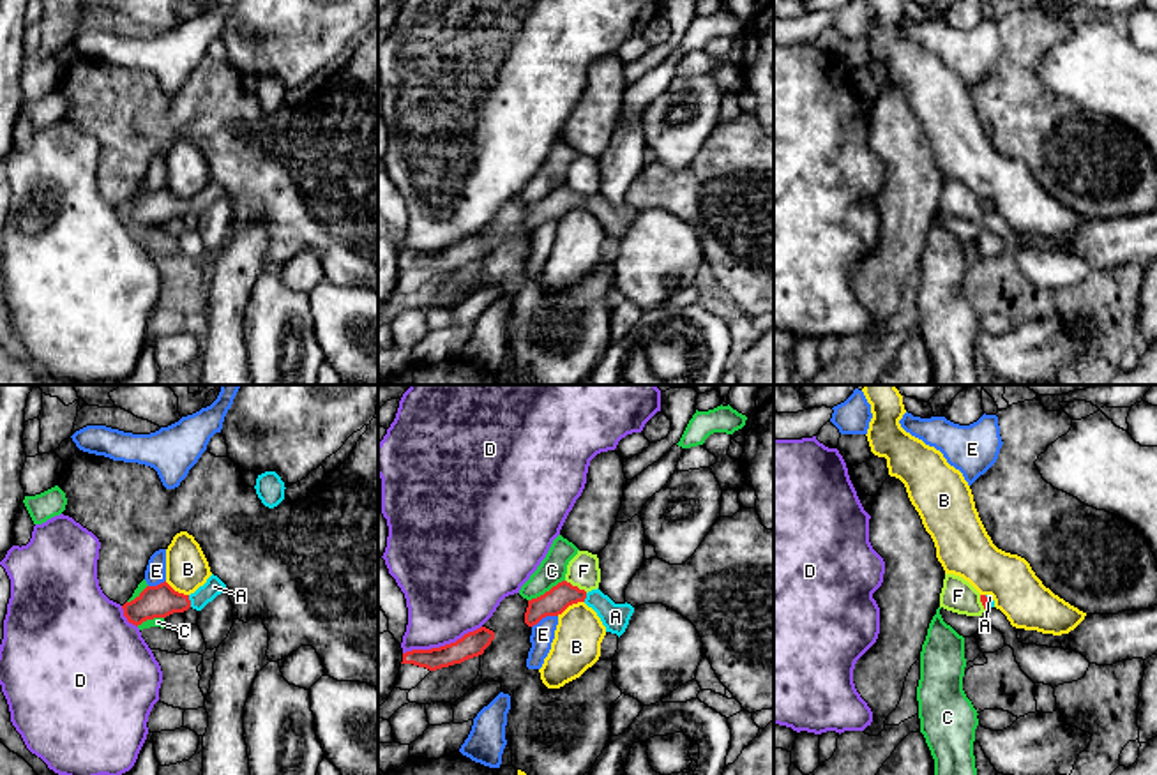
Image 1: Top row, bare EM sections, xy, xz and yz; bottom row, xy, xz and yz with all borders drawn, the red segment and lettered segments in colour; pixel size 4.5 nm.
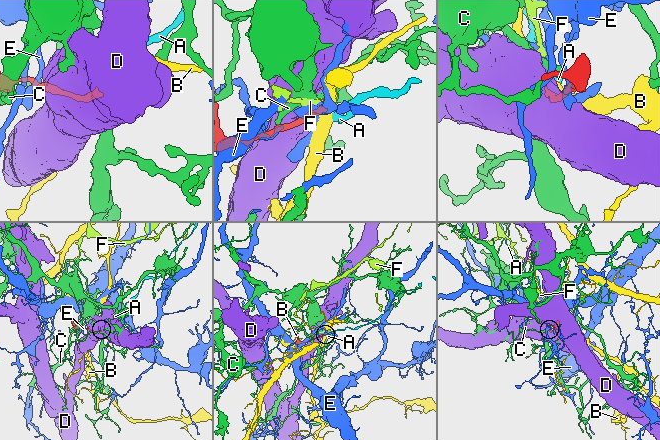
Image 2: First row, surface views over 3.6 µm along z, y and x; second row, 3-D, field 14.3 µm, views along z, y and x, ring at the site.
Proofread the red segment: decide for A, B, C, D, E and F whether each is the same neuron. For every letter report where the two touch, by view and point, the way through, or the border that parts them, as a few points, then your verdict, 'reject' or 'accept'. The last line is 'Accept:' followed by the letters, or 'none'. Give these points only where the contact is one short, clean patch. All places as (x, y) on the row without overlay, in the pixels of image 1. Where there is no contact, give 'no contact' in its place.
A: xy (189, 205) | across xy (161, 205), (189, 205), (198, 205), (214, 191) | accept
B: xz (569, 209) | along xz (583, 205), (569, 209), (557, 219) | reject
C: xz (546, 196) | along xz (564, 184), (529, 205) | reject
D: xz (442, 251) | reject
E: xz (544, 221) | reject
F: xz (576, 191) | along xz (566, 184), (587, 196) | reject
Accept: A

